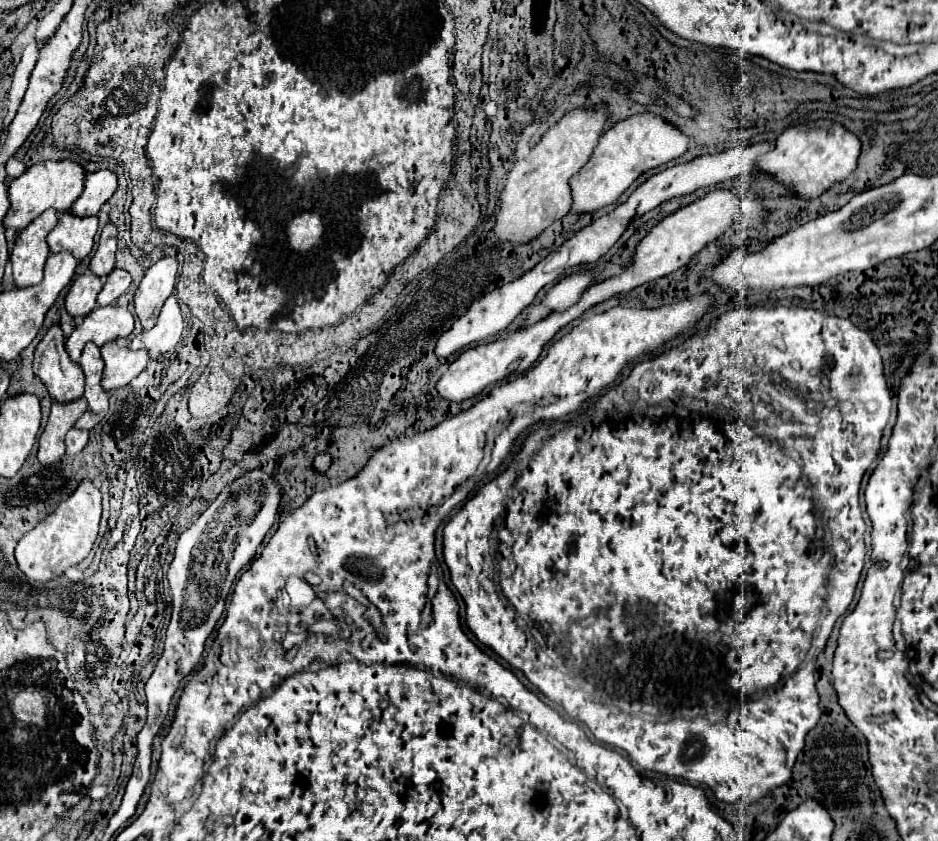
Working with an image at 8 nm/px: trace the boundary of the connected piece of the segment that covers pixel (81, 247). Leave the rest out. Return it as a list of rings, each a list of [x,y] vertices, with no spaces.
[[[66,211],[46,241],[52,253],[68,251],[76,261],[82,261],[92,251],[96,229],[98,217],[74,217]]]

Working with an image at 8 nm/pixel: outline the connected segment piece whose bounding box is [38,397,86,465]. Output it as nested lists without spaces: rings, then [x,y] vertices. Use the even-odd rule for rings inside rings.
[[[78,399],[72,403],[54,403],[50,419],[40,435],[38,459],[42,465],[56,463],[64,457],[64,437],[74,427],[78,417],[86,411],[86,399]]]

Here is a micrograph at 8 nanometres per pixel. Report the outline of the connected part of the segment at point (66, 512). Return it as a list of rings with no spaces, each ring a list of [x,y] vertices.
[[[84,479],[78,489],[62,501],[44,521],[28,531],[16,545],[16,561],[24,575],[34,575],[36,581],[52,581],[60,577],[68,567],[84,561],[98,537],[98,525],[102,515],[102,497],[92,481]]]

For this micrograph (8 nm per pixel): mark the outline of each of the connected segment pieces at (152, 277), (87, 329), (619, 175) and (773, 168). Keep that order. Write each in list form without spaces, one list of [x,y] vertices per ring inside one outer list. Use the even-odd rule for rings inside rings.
[[[162,257],[146,271],[144,279],[140,281],[134,293],[134,307],[144,329],[152,329],[156,325],[164,301],[176,287],[176,269],[176,257]]]
[[[110,305],[96,307],[90,315],[84,317],[82,325],[74,329],[74,333],[66,339],[66,351],[74,363],[80,361],[80,353],[88,341],[102,347],[108,341],[116,341],[118,337],[128,337],[134,331],[134,317],[126,307]]]
[[[638,113],[624,121],[618,121],[602,135],[600,143],[594,149],[590,165],[586,165],[586,169],[570,179],[574,197],[572,211],[590,213],[600,207],[612,205],[644,171],[682,157],[688,151],[688,145],[690,137],[656,113]]]
[[[834,123],[830,127],[804,129],[804,131],[796,131],[794,127],[788,127],[776,139],[776,147],[764,153],[762,157],[758,157],[756,165],[776,175],[780,181],[784,181],[790,193],[808,199],[808,197],[818,197],[830,185],[846,179],[854,171],[860,153],[862,153],[862,143],[858,135],[846,129],[842,123]]]

